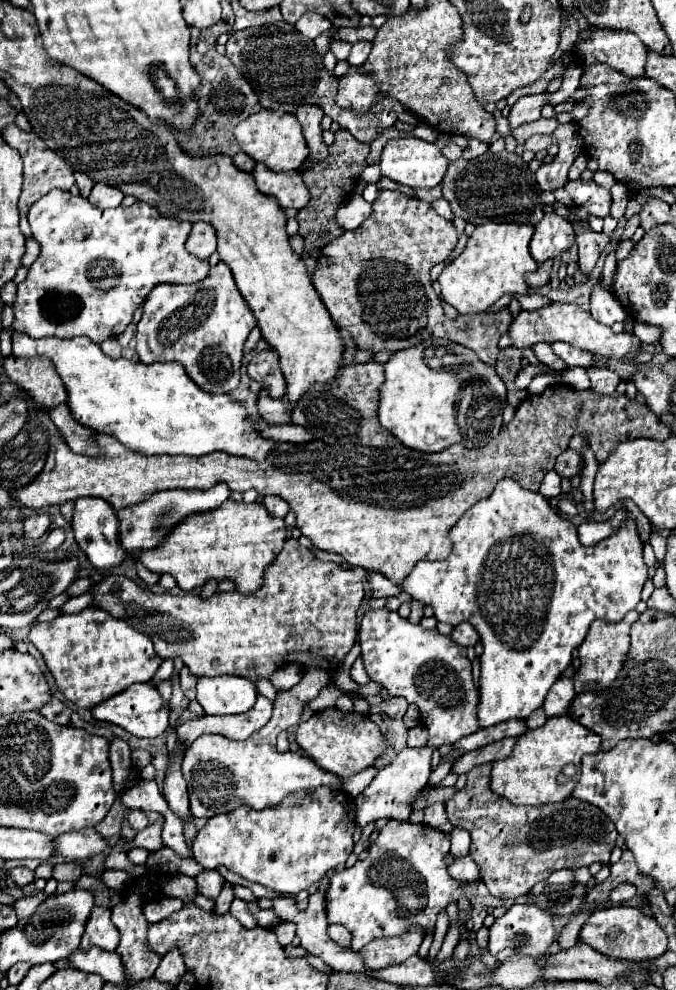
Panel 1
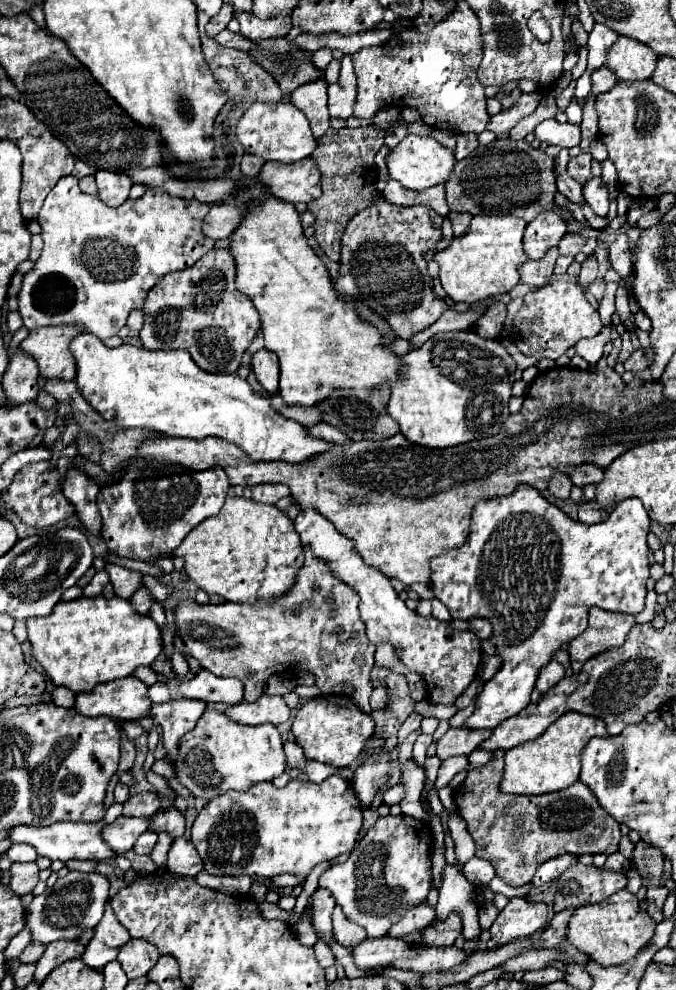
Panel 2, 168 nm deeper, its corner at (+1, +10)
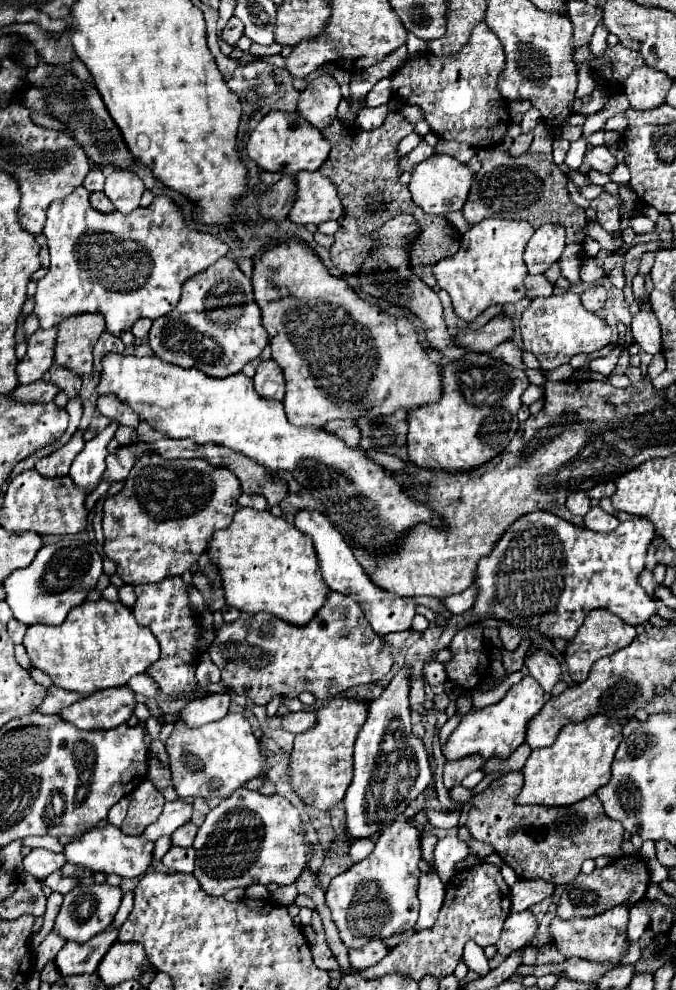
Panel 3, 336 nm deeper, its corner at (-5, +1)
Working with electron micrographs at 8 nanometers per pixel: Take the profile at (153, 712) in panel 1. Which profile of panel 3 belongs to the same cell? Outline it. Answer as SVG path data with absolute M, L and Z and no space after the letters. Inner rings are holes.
M108 688L102 692L96 692L92 696L86 696L72 706L64 708L60 716L74 726L82 730L94 730L94 728L116 728L124 724L136 708L136 696L130 688Z

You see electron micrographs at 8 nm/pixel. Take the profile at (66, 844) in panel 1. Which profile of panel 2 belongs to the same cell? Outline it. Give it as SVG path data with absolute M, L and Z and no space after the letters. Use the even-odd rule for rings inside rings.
M118 817L114 823L110 823L104 829L104 841L118 853L126 853L134 847L136 839L148 831L152 819L140 819L140 817Z

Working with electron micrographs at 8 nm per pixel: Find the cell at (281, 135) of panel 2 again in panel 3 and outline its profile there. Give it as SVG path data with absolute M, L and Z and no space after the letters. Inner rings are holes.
M272 110L250 132L246 150L248 150L248 156L262 170L294 174L300 170L308 170L308 172L318 170L322 166L322 162L328 158L330 144L326 142L322 132L318 132L314 126L310 126L298 112Z

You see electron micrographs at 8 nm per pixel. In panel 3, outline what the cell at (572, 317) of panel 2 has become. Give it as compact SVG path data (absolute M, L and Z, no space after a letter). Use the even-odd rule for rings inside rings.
M564 290L548 298L532 300L520 318L520 338L524 350L538 358L542 370L554 370L562 364L568 364L570 358L580 352L590 354L604 348L610 342L610 326L600 316L586 310L576 292Z

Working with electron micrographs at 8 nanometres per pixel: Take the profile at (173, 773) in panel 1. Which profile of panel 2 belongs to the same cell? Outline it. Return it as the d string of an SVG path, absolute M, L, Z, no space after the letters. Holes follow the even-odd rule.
M170 699L166 703L152 703L152 721L164 729L164 745L166 753L176 759L178 743L184 733L194 729L196 721L202 717L206 703L200 699Z

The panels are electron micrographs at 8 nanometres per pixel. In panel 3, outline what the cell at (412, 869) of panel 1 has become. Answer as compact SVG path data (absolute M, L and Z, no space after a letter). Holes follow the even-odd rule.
M392 822L376 840L376 848L370 852L368 858L352 866L350 870L332 878L330 886L326 888L326 904L332 910L332 918L340 930L340 938L346 948L360 948L372 938L390 938L394 934L402 934L414 928L418 920L418 882L420 870L418 862L422 860L422 846L420 846L420 832L416 826L408 822Z

